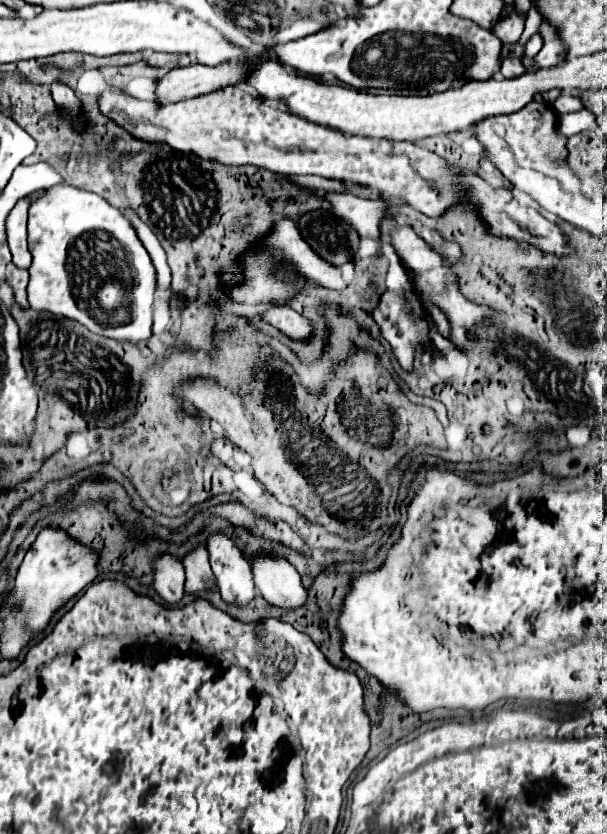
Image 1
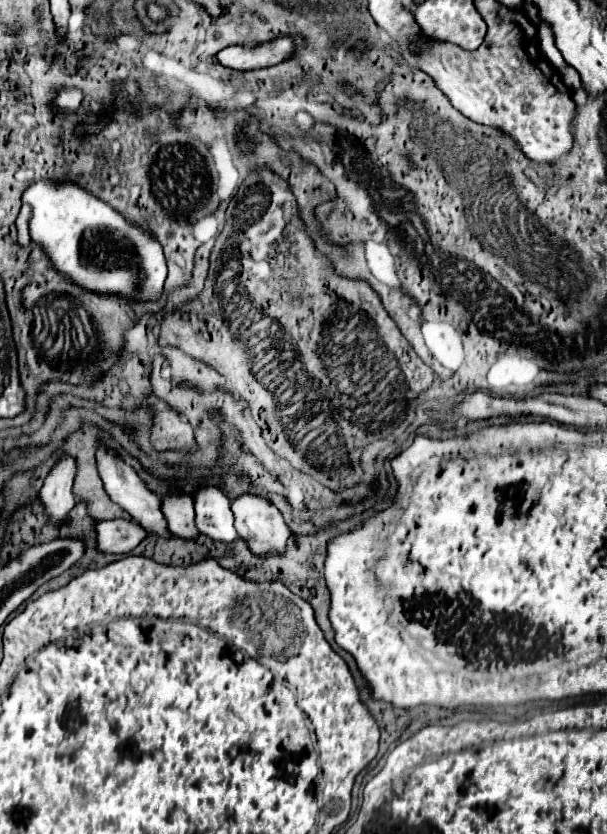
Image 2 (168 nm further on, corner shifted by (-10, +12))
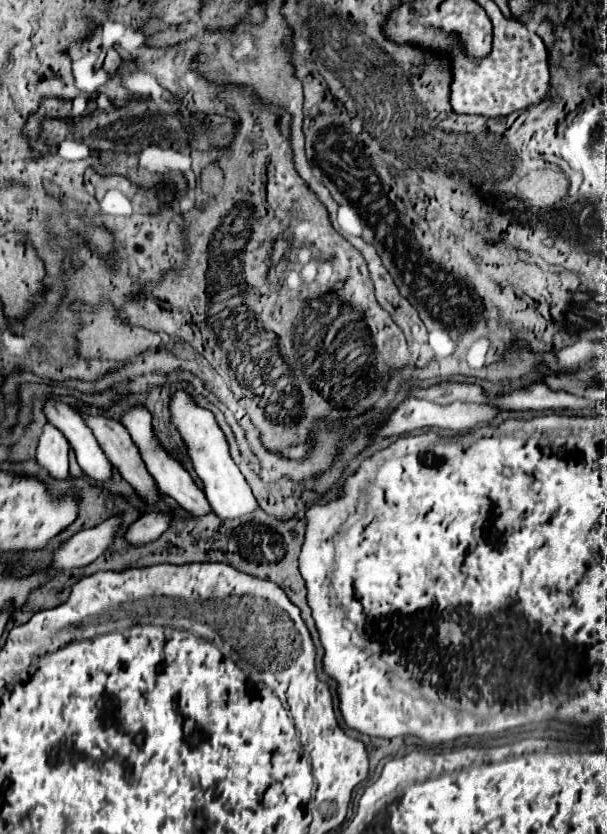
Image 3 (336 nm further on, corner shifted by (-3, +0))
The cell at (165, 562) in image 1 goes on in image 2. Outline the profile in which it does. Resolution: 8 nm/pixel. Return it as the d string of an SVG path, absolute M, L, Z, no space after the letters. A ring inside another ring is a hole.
M100 448L100 450L96 452L96 460L98 460L100 478L102 478L102 482L104 482L104 488L106 488L108 496L110 496L110 500L116 502L118 506L122 506L122 508L132 516L132 520L134 520L138 526L142 526L148 534L156 534L156 536L160 536L160 538L164 538L164 540L170 540L170 538L172 538L172 532L170 532L170 528L168 528L166 518L162 516L160 500L144 486L144 482L140 480L140 476L138 476L128 464L124 464L122 458L114 456L112 452L108 452L108 450L104 450L104 448Z

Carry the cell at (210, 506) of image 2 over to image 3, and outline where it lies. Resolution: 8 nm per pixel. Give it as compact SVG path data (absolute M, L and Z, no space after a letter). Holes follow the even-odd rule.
M133 406L133 408L125 410L125 412L121 412L121 424L123 424L125 430L129 432L131 440L135 442L135 446L139 448L139 454L141 454L145 466L147 466L147 472L155 478L159 490L161 490L163 494L173 496L173 498L181 504L181 508L189 510L193 516L203 516L203 514L207 514L207 512L211 510L211 506L209 506L205 494L195 486L193 478L187 474L187 470L181 466L181 462L175 460L175 458L161 446L161 442L157 440L155 432L153 432L151 420L153 420L153 416L151 416L151 412L149 412L145 406Z

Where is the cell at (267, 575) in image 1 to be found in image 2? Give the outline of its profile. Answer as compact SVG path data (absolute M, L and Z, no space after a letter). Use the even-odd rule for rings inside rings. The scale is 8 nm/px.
M240 496L232 502L232 512L234 512L234 526L238 528L238 534L246 540L246 546L254 556L260 558L270 558L270 556L284 556L288 538L292 536L292 530L286 526L282 514L278 512L276 506L272 506L266 498L262 496Z

